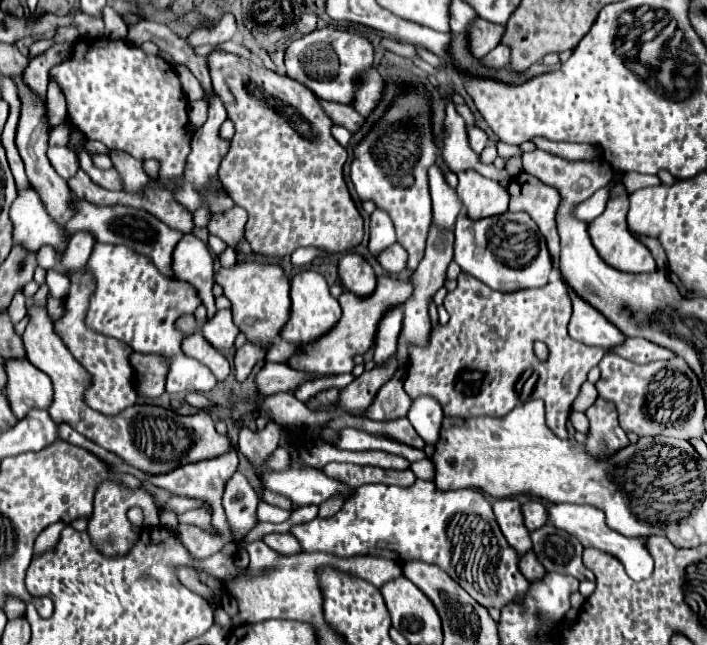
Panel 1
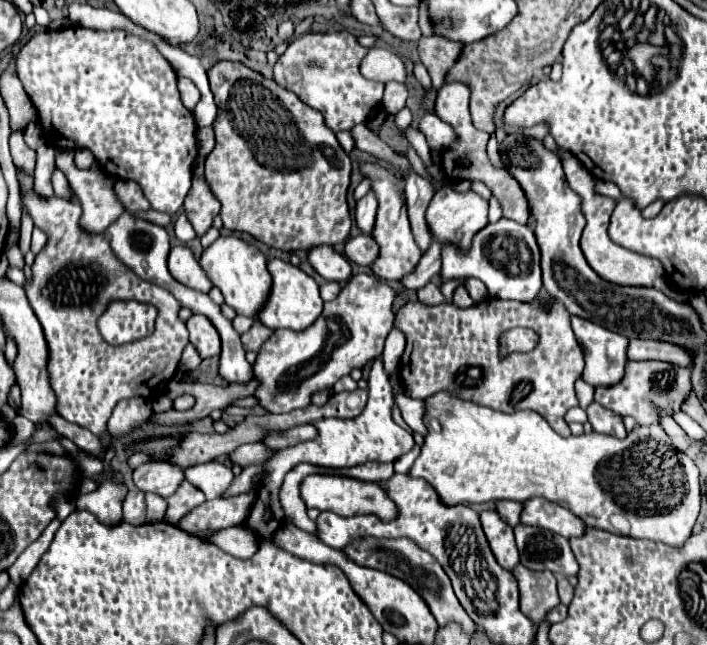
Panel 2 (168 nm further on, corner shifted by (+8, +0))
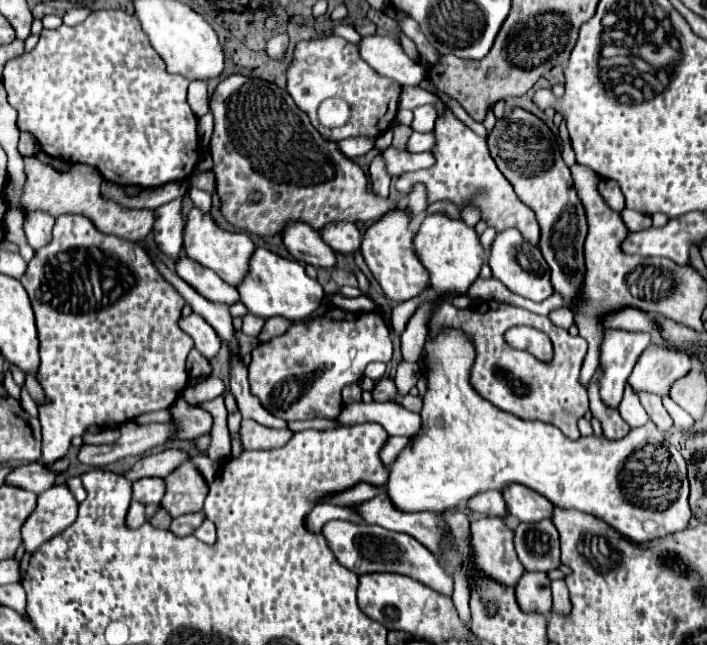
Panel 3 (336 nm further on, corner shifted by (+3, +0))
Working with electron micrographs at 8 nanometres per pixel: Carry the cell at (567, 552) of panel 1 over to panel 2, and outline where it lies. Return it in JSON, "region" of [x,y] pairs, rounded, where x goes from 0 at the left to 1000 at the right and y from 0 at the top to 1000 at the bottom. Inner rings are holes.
{"region":[[[743,812],[728,819],[728,834],[737,874],[748,884],[779,884],[782,890],[816,893],[819,878],[802,834]]]}

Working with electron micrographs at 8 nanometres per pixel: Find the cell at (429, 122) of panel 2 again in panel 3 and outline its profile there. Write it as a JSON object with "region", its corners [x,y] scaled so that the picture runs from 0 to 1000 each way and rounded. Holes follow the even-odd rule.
{"region":[[[583,205],[583,211],[580,211],[577,220],[574,220],[574,233],[577,233],[577,236],[605,236],[611,223],[614,223],[611,205],[605,205],[605,208]]]}

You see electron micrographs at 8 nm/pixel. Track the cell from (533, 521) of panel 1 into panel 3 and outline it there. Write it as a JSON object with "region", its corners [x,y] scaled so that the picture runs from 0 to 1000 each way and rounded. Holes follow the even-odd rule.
{"region":[[[690,760],[690,763],[679,763],[673,769],[668,769],[659,778],[662,791],[668,794],[679,794],[687,800],[716,800],[716,784],[710,778],[710,766],[704,766],[702,760]]]}

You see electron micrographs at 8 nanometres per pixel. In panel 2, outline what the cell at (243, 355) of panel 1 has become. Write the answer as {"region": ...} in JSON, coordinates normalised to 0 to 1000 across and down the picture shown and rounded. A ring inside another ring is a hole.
{"region":[[[361,496],[358,505],[347,518],[341,518],[341,530],[344,530],[347,546],[366,546],[372,530],[378,530],[383,524],[383,518],[386,518],[386,512],[380,512],[366,496]]]}

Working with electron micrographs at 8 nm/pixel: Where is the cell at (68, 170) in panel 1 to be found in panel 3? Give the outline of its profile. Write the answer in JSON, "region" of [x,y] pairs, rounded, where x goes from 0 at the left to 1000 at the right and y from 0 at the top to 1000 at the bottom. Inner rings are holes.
{"region":[[[40,332],[34,338],[34,360],[40,378],[48,388],[65,381],[65,375],[71,375],[74,350],[76,350],[76,338],[71,338],[71,332]]]}

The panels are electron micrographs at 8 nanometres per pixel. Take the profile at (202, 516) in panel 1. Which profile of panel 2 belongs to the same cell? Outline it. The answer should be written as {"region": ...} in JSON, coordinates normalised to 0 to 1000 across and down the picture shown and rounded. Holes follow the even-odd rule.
{"region":[[[262,744],[262,753],[256,753],[256,760],[250,760],[250,766],[239,769],[236,778],[239,778],[239,788],[233,797],[233,809],[250,812],[262,797],[267,797],[273,788],[279,788],[281,781],[290,778],[290,766]]]}

